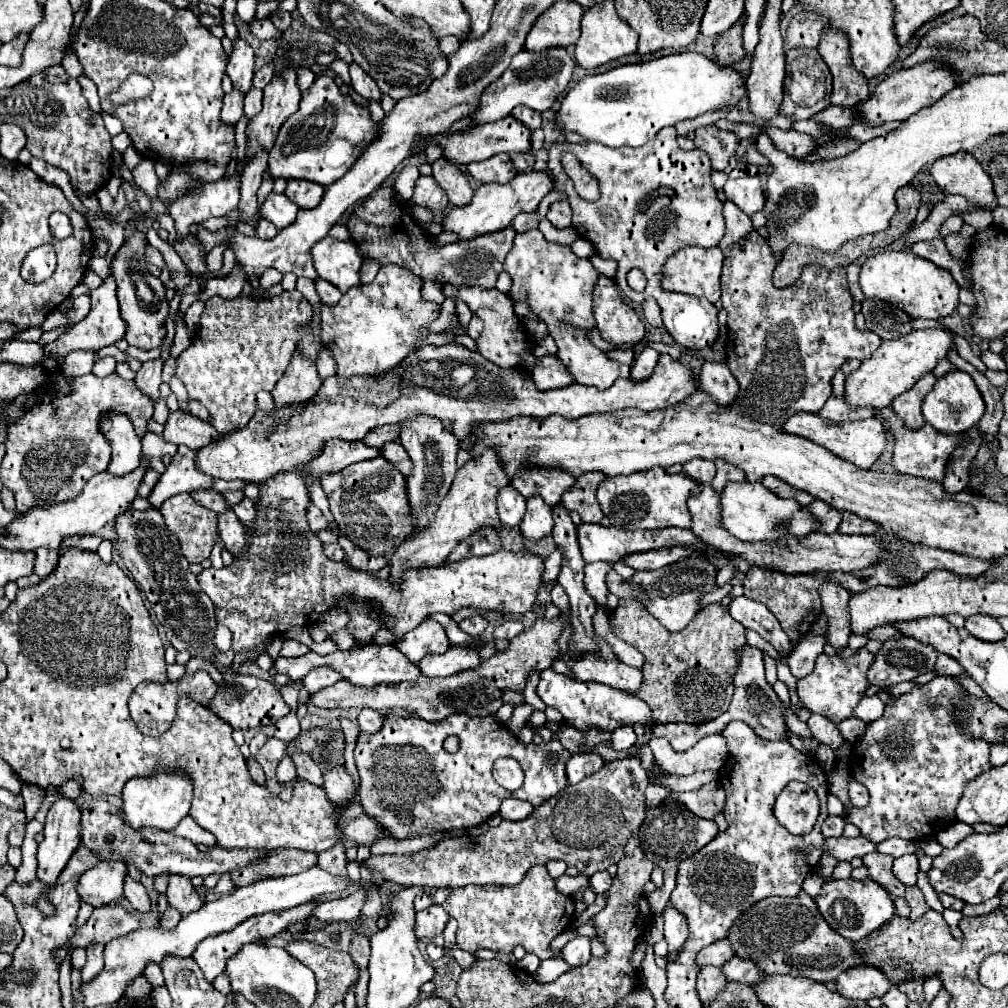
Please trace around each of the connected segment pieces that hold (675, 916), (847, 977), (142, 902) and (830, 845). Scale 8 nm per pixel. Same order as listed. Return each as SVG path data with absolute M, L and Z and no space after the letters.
M668 904L664 910L664 938L668 942L670 952L682 948L688 938L686 916L682 916L682 912L678 912L672 904Z
M854 966L836 980L836 990L844 998L856 998L856 1000L870 1000L874 996L884 996L890 988L890 980L884 972L878 972L878 968L870 966Z
M126 874L126 880L124 880L124 896L128 898L128 902L132 904L134 910L138 910L140 914L148 912L150 900L148 900L148 894L146 894L144 886L140 882L134 882L128 874Z
M840 836L840 838L826 838L824 844L822 844L822 850L832 854L838 860L850 862L854 856L866 856L866 854L874 852L876 844L864 840L862 836L858 836L858 838Z

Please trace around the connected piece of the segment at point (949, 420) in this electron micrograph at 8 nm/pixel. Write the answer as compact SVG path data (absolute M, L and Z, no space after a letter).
M954 370L948 372L946 376L938 378L934 388L930 390L930 394L924 396L922 400L922 416L926 418L926 422L930 422L936 430L944 432L944 434L962 434L968 428L972 428L984 414L984 400L974 384L974 380L970 378L970 374Z

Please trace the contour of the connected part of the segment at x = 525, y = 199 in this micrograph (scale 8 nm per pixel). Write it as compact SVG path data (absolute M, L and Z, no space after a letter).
M530 170L530 172L518 172L508 184L482 184L472 202L468 206L454 208L446 218L444 218L444 228L448 232L456 232L460 240L472 240L482 234L498 232L506 226L512 224L512 220L520 212L534 212L540 204L540 200L554 188L554 182L548 172L542 170Z

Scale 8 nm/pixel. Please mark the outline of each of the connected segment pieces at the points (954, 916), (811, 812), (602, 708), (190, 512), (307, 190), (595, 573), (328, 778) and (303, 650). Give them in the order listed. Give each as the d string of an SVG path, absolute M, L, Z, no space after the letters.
M944 910L944 912L942 912L942 916L944 916L944 920L948 922L952 935L957 940L962 940L962 933L958 928L958 924L960 920L962 920L962 914L960 914L960 912L956 912L956 910Z
M791 781L780 792L774 808L778 822L792 834L808 834L819 816L820 804L814 790L806 783Z
M548 668L540 674L536 694L542 698L542 702L546 706L552 706L558 712L562 712L564 720L568 724L574 724L582 732L592 728L592 726L598 726L598 728L604 728L604 730L612 732L618 726L626 726L626 724L632 726L636 722L640 722L644 726L654 726L656 724L650 716L648 704L644 700L640 700L638 696L628 696L626 692L606 688L604 684L582 684L578 680L572 680L568 676L562 676L562 674L554 672L552 668Z
M184 492L166 500L160 512L170 532L180 538L186 560L198 562L210 558L214 536L218 534L216 514L212 510L202 508Z
M288 180L284 194L298 206L298 208L316 208L316 204L324 196L324 188L320 184L308 180Z
M594 562L594 564L586 564L584 566L584 586L586 586L586 592L588 596L604 608L604 612L608 614L610 608L606 604L606 596L608 596L608 588L604 584L604 576L606 572L610 570L612 566L610 564L604 564L604 562Z
M332 766L324 772L324 790L338 806L344 806L356 798L356 788L344 766Z
M286 640L282 650L280 650L280 656L284 656L284 658L298 658L298 656L304 656L308 652L310 652L308 646L304 646L304 644L296 642L296 640Z

